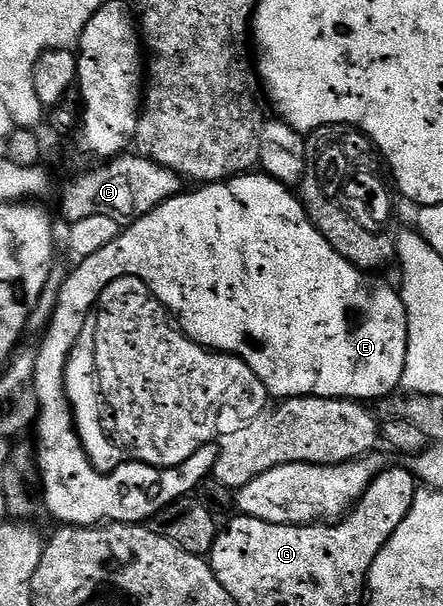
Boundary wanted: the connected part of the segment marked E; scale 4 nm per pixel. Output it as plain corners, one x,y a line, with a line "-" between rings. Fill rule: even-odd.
251,171
248,173
243,173
237,177
232,177
229,181
206,183
203,184
201,187
194,187
191,189
194,189
191,191
191,193
189,193
189,191
183,191
179,193
178,196
173,197
172,199
168,199
163,203
163,205
161,205
160,207
156,207
150,213
146,213
143,217
131,220
129,224
127,224
130,226
128,226
127,229
125,226
125,228
123,228
121,232
119,232
118,237
116,239
112,239
112,243
108,243
108,247
103,247
100,251
96,251
96,255
88,255
87,257
81,258
81,260
79,260
77,264
75,264
78,266
76,266
70,274
65,274
62,286
59,289
58,298
56,299
54,314
52,314
49,324
46,326
44,332
41,334
40,339
42,339
42,346
39,344
36,349
38,358
36,359
36,371
34,372
34,386
36,387
36,399
38,400
38,420
36,422
36,430
38,429
38,437
36,436
36,452
38,455
38,473
42,477
42,488
40,490
40,497
43,502
46,500
47,511
50,512
56,520
62,521
58,523
61,523
63,526
89,527
91,525
101,525
103,523
117,523
119,525
137,525
139,523
145,522
147,519
154,517
162,508
164,508
165,505
170,505
171,503
173,503
174,501
178,501
182,497
193,494
195,492
194,488
196,488
197,485
205,479
205,477
209,478
211,474
213,474
214,461
218,458
217,448
215,448
213,444
208,444
200,447
200,449
196,451
195,454
192,454
190,458
185,459
182,463
180,463
179,466
176,466
174,469
162,469
156,466
146,465
143,462
130,459
127,460
125,463
120,464
118,467
116,467
115,470
112,470
111,473
101,473
101,471
97,470
96,467
93,466
93,463
90,462
85,451
82,449
82,445
79,440
71,439
71,441
62,441
59,443
58,449
56,446
54,446
54,429
70,429
71,426
74,425
73,411
70,409
70,401
66,397
65,391
65,367
69,359
69,353
73,348
73,344
76,343
76,339
78,339
78,337
80,336
81,327
83,327
84,321
88,319
90,314
93,314
95,312
97,303
101,298
101,293
106,287
108,287
110,283
112,283
113,280
120,279
124,276
134,276
140,278
140,280
146,283
147,287
151,289
151,291
155,295
155,298
160,301
163,307
165,307
169,316
173,318
173,320
176,322
178,329
182,330
182,332
185,333
188,339
194,341
198,345
202,345
205,349
218,350
219,353
230,353
232,356
236,356
240,360
243,360
244,363
246,363
248,367
250,367
252,371
254,371
256,375
260,377
260,382
264,383
264,386
269,389
271,394
277,395
277,393
282,393
278,395
281,395
283,398
336,397
339,399
356,401
359,403
374,403
381,398
391,396
391,394
393,394
395,390
397,390
399,386
401,386
402,376
404,375
406,344
408,343
409,332
406,329
405,307
404,303
402,302
399,290
395,288
394,285
392,287
390,285
385,285
385,283
382,281
377,281
377,279
374,278
377,276
371,275
369,272
356,268
352,263
348,263
348,259
344,259
344,255
340,255
340,251
336,251
332,247
332,243
328,243
328,239
324,239
324,235
320,235
320,231
310,221
310,216
306,213
306,209
301,203
299,194
295,192
295,190
291,188
291,186
285,185
284,183
280,183
279,181
277,181
276,179
272,179
271,177
267,177
266,174
261,171

